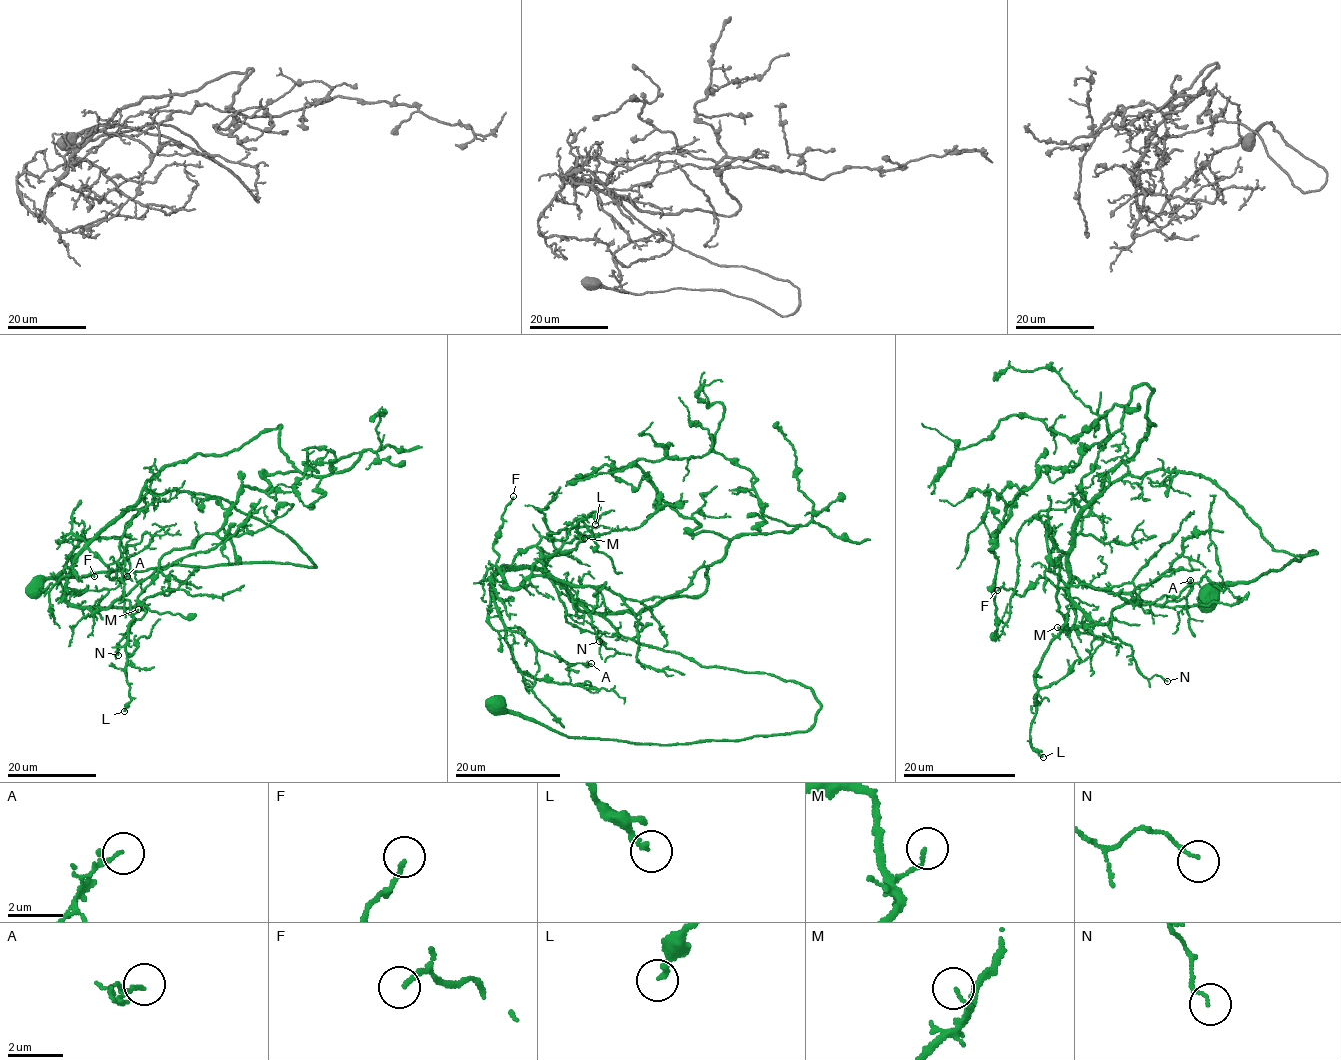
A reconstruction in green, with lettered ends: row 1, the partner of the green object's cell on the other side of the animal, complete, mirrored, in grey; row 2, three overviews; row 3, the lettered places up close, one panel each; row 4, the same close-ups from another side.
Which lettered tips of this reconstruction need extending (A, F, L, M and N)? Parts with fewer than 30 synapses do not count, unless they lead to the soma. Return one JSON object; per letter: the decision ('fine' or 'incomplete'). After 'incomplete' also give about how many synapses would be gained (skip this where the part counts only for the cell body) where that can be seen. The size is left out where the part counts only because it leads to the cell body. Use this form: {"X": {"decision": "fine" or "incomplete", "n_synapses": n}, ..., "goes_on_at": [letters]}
{"A": {"decision": "fine"}, "F": {"decision": "fine"}, "L": {"decision": "fine"}, "M": {"decision": "fine"}, "N": {"decision": "fine"}, "goes_on_at": []}

